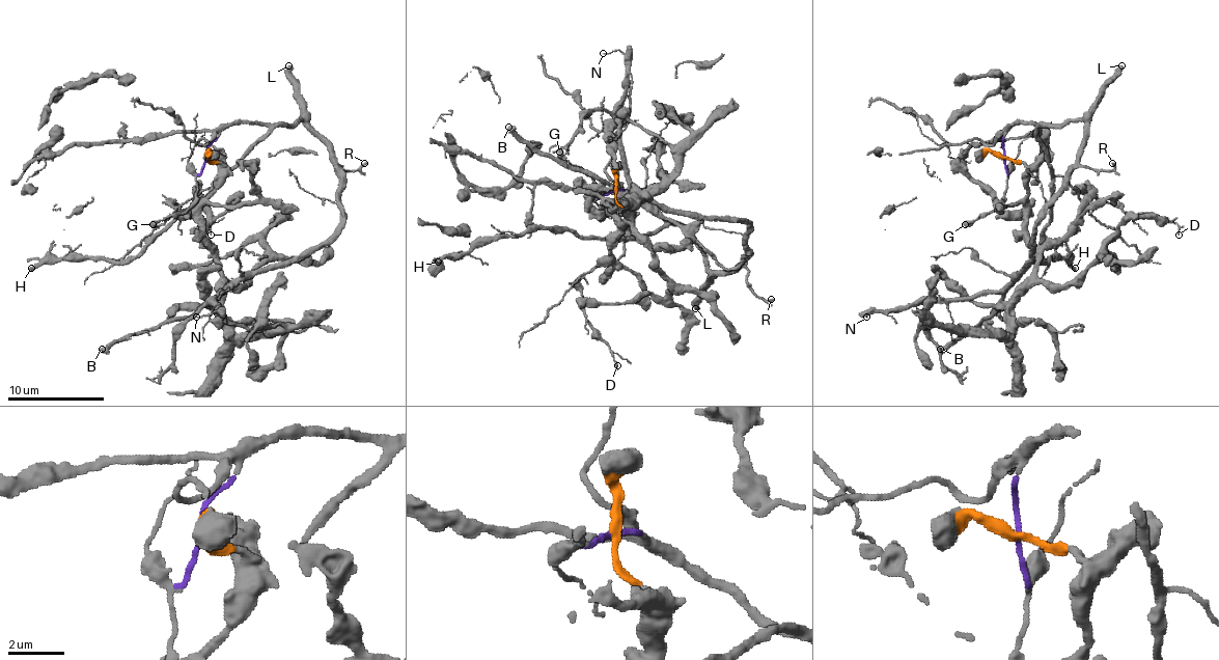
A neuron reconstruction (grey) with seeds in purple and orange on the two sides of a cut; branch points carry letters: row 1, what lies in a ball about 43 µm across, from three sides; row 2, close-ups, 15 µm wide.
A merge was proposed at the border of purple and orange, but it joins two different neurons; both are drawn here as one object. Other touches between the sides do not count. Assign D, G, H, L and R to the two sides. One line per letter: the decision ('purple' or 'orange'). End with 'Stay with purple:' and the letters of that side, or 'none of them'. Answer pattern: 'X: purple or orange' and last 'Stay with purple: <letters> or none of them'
D: purple
G: purple
H: purple
L: purple
R: purple
Stay with purple: D, G, H, L, R

